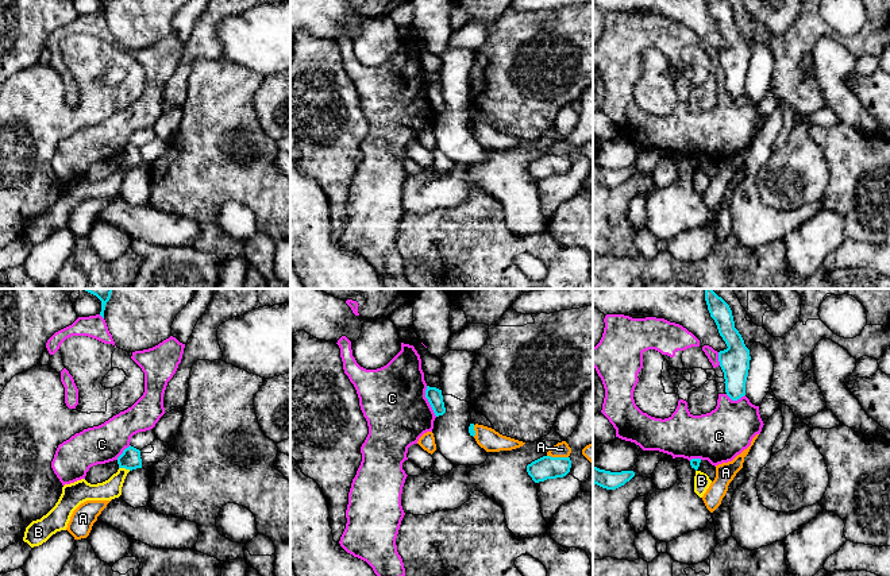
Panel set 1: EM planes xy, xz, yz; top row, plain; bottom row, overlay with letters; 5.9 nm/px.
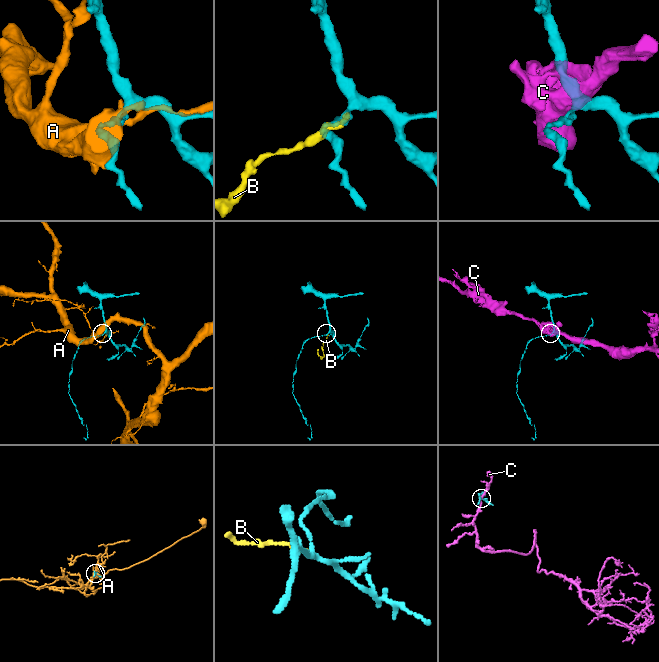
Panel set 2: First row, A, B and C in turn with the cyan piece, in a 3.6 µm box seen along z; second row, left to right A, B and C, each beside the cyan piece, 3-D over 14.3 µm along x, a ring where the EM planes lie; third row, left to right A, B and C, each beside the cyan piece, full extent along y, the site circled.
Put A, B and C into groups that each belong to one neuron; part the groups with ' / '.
A / B / C

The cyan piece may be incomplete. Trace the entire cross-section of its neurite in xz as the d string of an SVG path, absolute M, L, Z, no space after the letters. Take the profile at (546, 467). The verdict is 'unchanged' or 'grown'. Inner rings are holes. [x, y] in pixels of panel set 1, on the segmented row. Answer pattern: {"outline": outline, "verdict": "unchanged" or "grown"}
{"outline": "M543 456L527 465L527 472L535 483L563 478L570 472L570 457Z", "verdict": "unchanged"}

